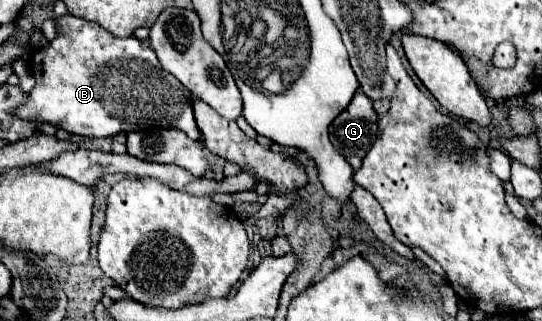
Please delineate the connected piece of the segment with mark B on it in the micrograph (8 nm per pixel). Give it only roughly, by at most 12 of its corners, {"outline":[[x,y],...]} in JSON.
{"outline":[[59,18],[21,118],[107,138],[177,128],[193,94],[135,36]]}

